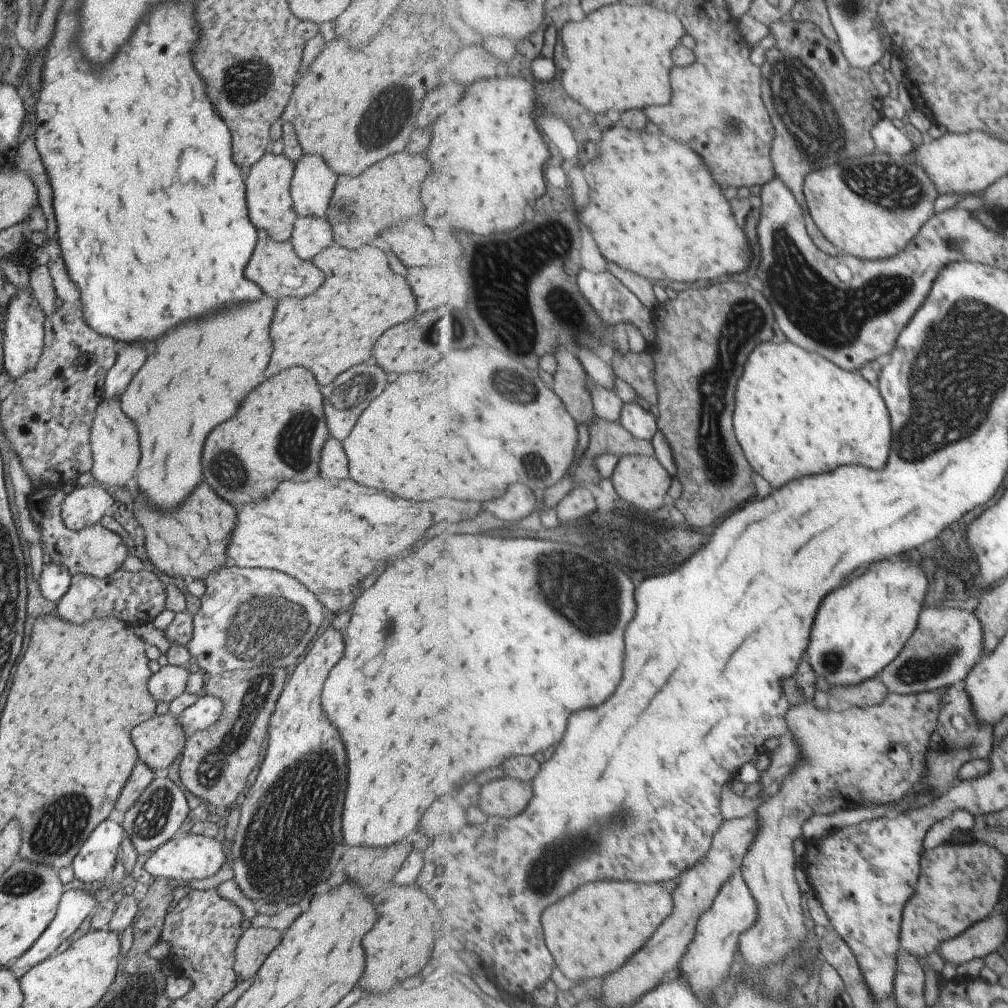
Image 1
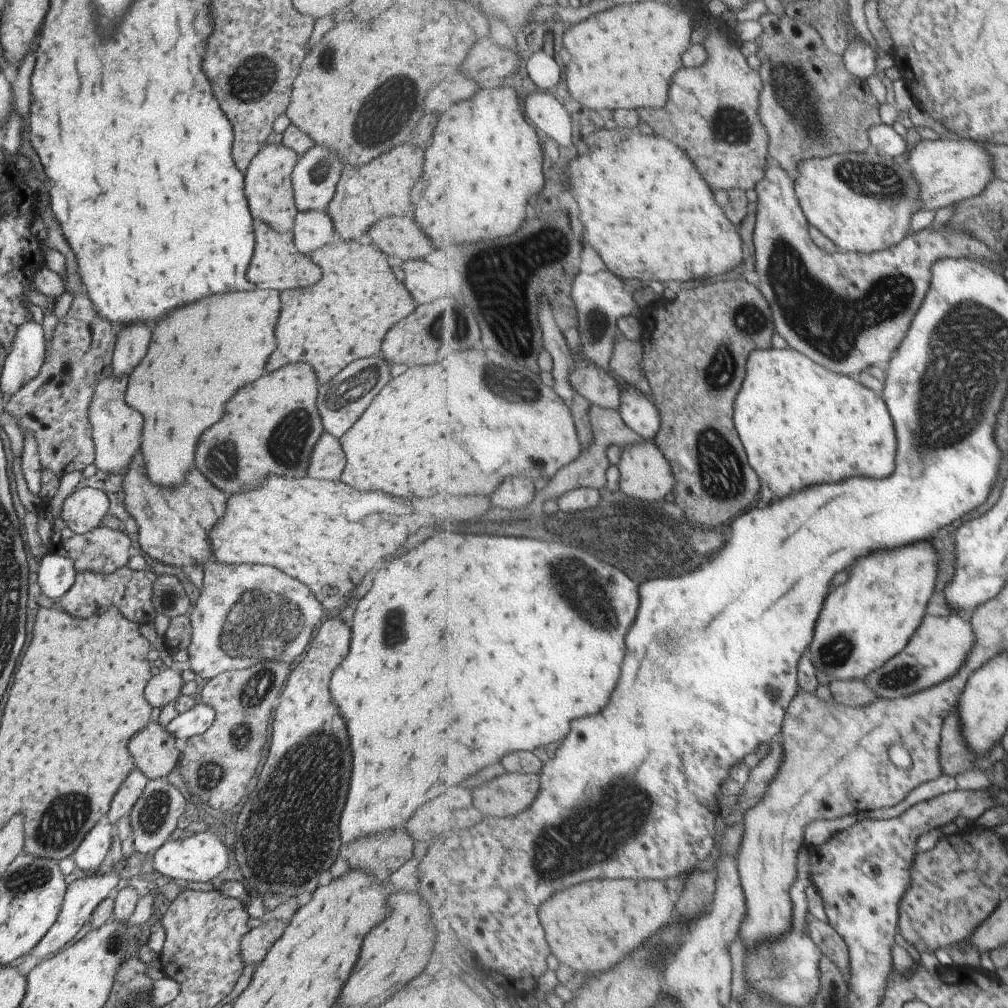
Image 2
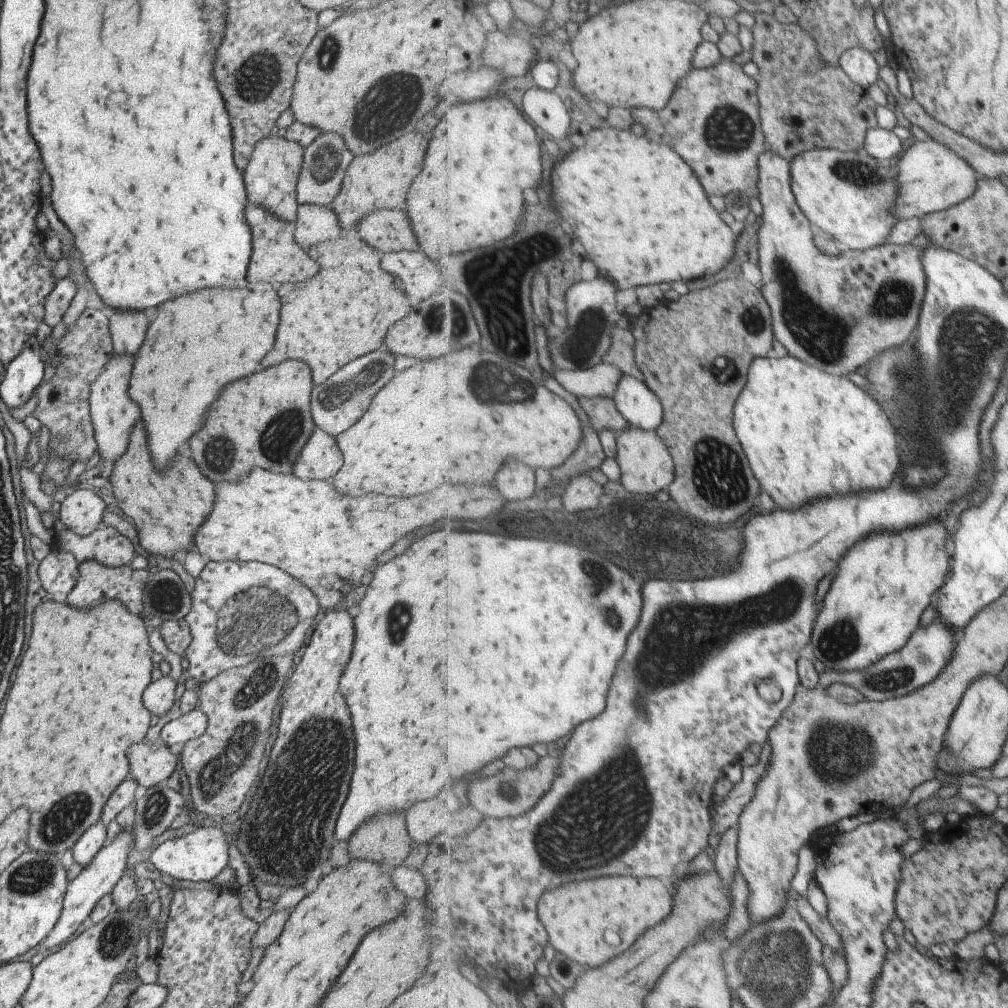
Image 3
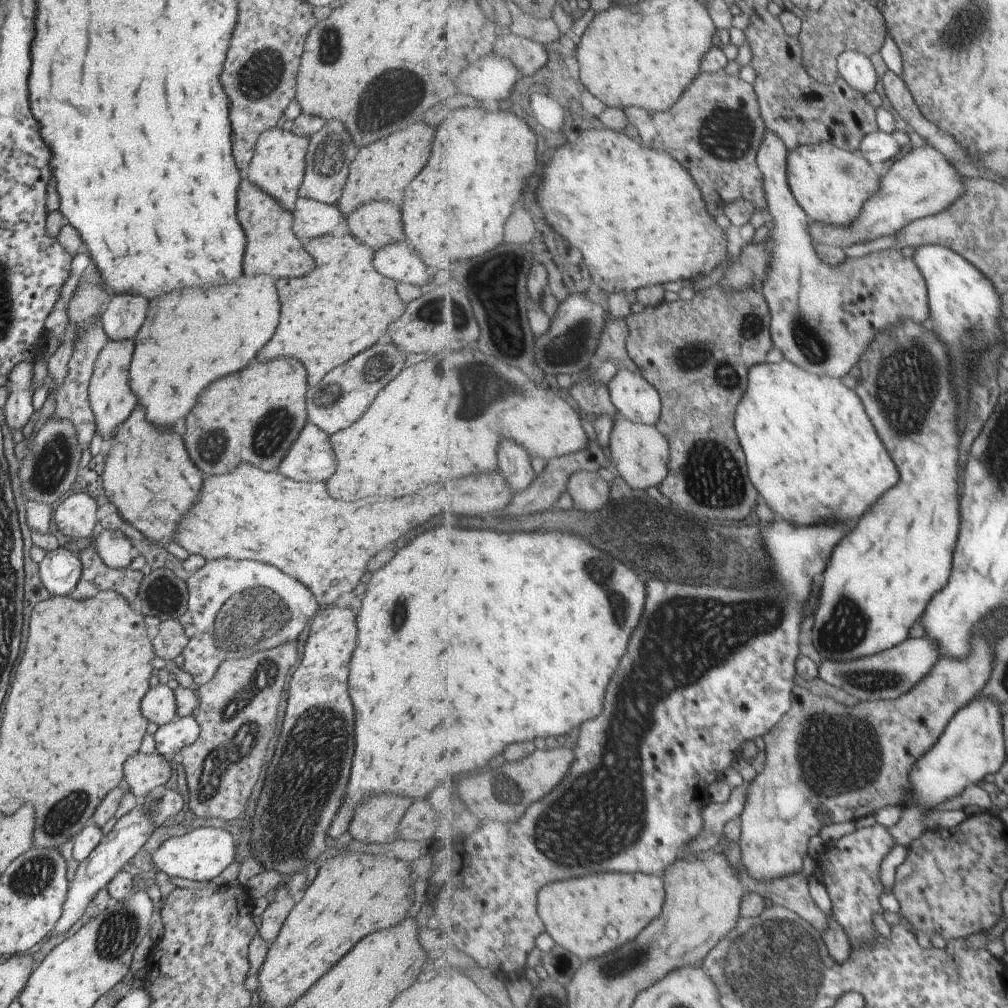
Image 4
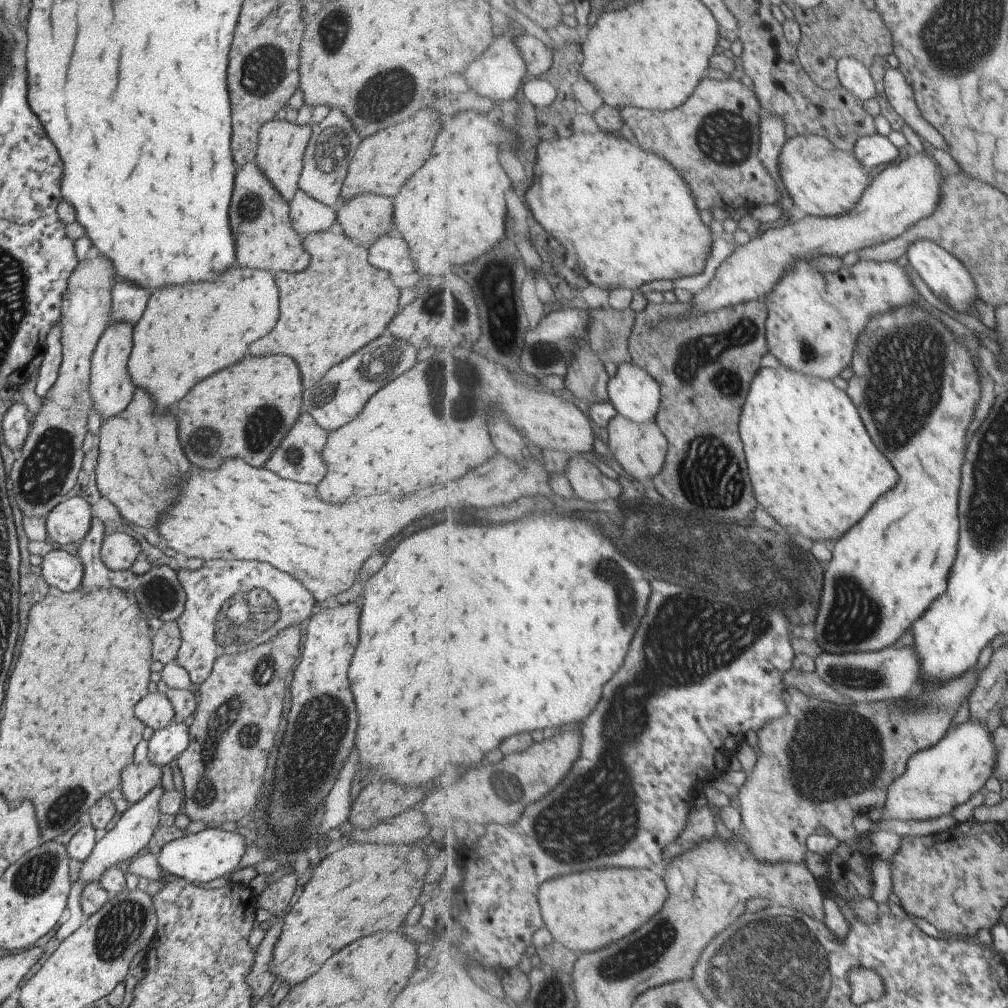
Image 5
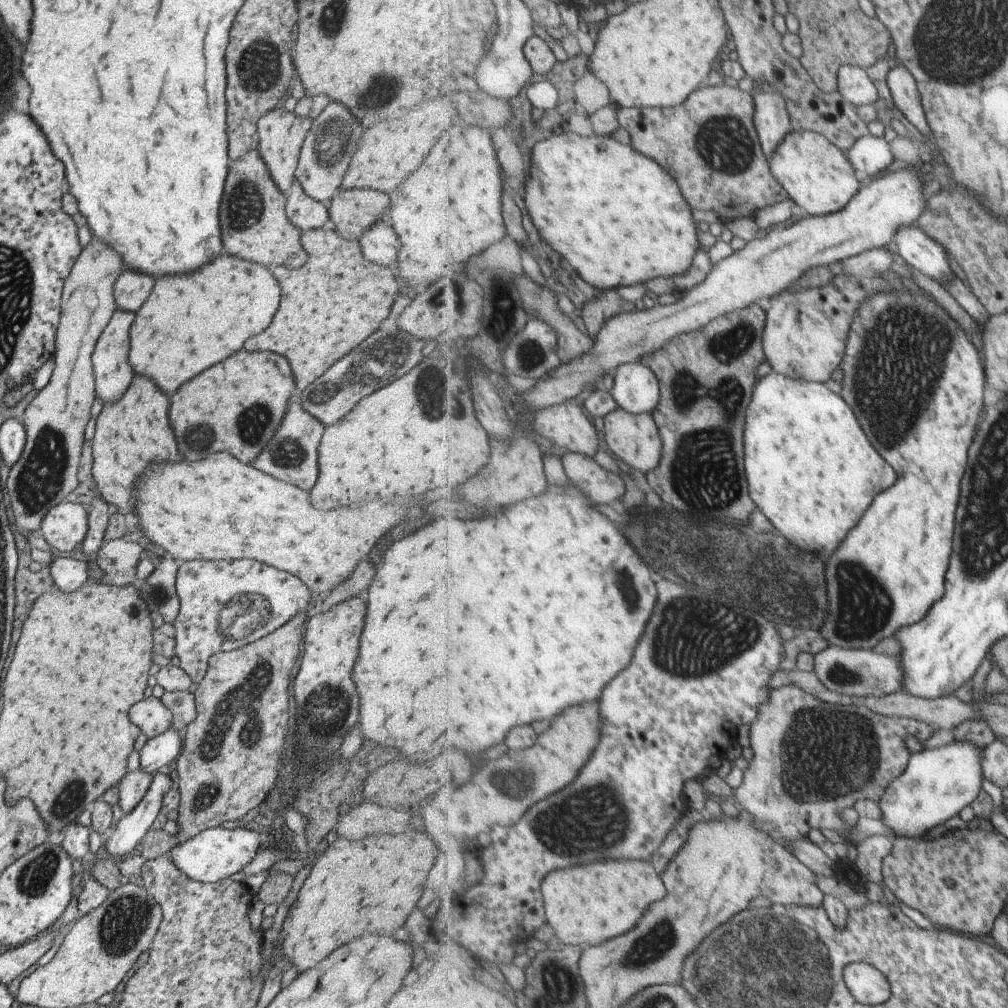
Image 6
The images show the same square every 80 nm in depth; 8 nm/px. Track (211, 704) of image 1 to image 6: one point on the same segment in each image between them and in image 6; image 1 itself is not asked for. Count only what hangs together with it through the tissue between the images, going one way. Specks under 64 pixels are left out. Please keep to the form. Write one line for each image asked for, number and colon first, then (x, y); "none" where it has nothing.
2: (198, 718)
3: (182, 728)
4: (170, 738)
5: (163, 745)
6: (155, 754)

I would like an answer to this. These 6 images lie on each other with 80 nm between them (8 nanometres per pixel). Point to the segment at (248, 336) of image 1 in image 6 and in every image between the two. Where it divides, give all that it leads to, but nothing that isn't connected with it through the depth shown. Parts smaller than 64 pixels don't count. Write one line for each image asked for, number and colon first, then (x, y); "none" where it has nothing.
2: (199, 354)
3: (195, 344)
4: (191, 337)
5: (185, 333)
6: (188, 322)

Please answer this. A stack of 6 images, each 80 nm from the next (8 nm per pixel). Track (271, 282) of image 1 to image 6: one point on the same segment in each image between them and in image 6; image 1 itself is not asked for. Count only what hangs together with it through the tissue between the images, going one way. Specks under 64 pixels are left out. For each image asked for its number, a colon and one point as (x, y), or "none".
2: (275, 263)
3: (275, 256)
4: (269, 240)
5: (258, 215)
6: (272, 241)

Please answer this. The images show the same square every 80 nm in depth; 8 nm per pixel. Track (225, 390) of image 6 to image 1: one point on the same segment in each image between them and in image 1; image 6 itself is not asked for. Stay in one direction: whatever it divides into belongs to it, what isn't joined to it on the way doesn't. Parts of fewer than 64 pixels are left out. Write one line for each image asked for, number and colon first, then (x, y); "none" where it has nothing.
1: (290, 402)
2: (244, 444)
3: (262, 420)
4: (250, 416)
5: (243, 411)

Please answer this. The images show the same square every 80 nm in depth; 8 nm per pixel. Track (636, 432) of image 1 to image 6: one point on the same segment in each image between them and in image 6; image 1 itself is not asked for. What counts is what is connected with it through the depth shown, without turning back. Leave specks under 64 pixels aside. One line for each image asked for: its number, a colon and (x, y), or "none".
2: (639, 412)
3: (640, 405)
4: (636, 399)
5: (635, 393)
6: (636, 388)

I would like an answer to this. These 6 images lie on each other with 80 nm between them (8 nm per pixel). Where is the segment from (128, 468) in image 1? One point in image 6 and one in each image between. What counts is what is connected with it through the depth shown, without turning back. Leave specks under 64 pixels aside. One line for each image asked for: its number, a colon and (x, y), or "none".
2: (115, 428)
3: (112, 413)
4: (110, 400)
5: (110, 389)
6: (112, 372)

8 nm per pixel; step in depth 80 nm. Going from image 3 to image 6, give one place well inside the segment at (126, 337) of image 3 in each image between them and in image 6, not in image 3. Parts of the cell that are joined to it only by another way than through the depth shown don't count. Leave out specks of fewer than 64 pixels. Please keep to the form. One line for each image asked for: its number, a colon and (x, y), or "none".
4: (123, 316)
5: (127, 301)
6: (130, 289)

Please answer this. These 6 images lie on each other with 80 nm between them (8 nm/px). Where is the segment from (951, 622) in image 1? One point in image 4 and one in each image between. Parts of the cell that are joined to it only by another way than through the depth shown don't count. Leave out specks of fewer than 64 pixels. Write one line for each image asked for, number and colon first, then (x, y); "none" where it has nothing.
2: (939, 648)
3: (921, 660)
4: (890, 674)

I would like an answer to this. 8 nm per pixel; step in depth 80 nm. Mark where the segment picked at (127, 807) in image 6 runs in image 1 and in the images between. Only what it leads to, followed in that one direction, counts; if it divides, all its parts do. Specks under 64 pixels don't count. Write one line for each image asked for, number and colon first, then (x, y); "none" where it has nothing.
1: (158, 742)
2: (153, 750)
3: (148, 764)
4: (142, 772)
5: (136, 780)

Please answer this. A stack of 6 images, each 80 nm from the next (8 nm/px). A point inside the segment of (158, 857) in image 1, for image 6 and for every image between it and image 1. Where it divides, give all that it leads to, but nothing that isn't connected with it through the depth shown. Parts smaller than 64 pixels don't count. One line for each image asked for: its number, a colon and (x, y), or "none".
2: (198, 857)
3: (198, 856)
4: (200, 854)
5: (210, 853)
6: (214, 854)

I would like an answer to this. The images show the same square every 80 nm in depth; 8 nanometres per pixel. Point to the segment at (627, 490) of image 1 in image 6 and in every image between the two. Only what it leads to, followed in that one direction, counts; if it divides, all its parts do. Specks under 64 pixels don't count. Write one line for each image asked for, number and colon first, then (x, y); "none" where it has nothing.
2: (646, 474)
3: (646, 466)
4: (640, 453)
5: (641, 449)
6: (636, 439)

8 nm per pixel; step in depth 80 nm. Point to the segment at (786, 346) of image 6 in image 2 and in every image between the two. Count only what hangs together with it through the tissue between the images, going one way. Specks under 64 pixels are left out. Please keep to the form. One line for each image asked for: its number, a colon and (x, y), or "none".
2: (846, 311)
3: (836, 313)
4: (824, 317)
5: (815, 319)

